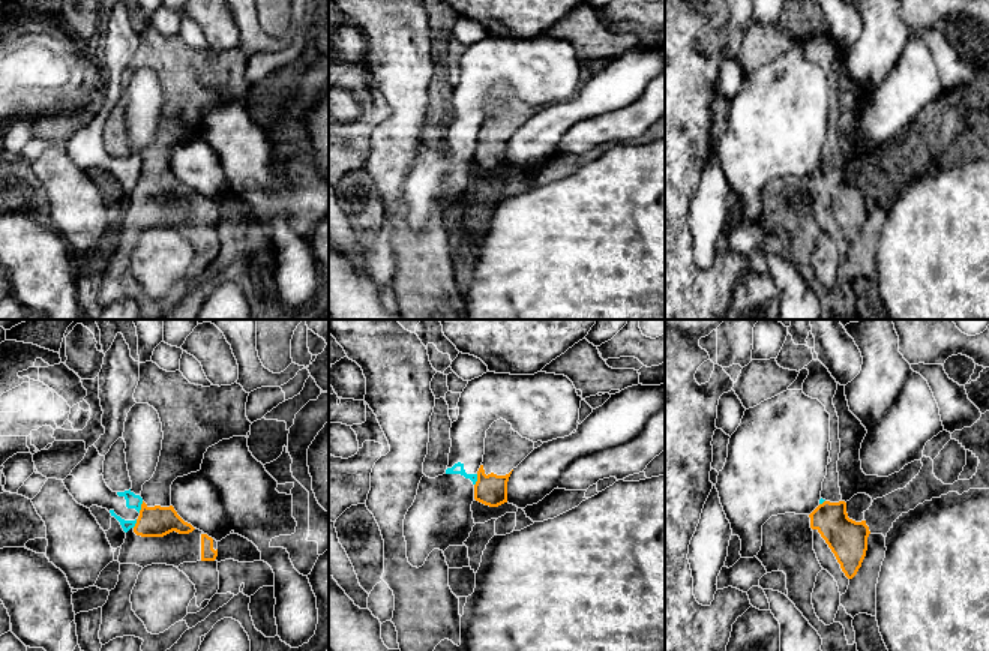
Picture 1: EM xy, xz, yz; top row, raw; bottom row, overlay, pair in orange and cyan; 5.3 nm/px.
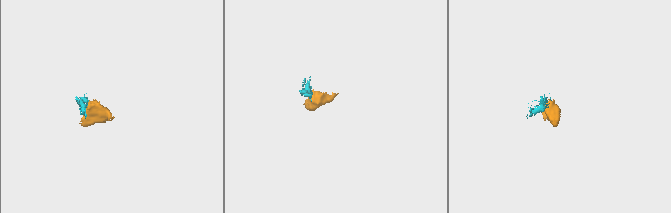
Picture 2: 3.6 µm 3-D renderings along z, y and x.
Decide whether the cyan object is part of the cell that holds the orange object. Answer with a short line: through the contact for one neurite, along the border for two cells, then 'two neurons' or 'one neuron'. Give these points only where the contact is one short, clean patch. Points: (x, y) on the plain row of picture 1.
line xy (143, 165), (138, 176); two neurons

